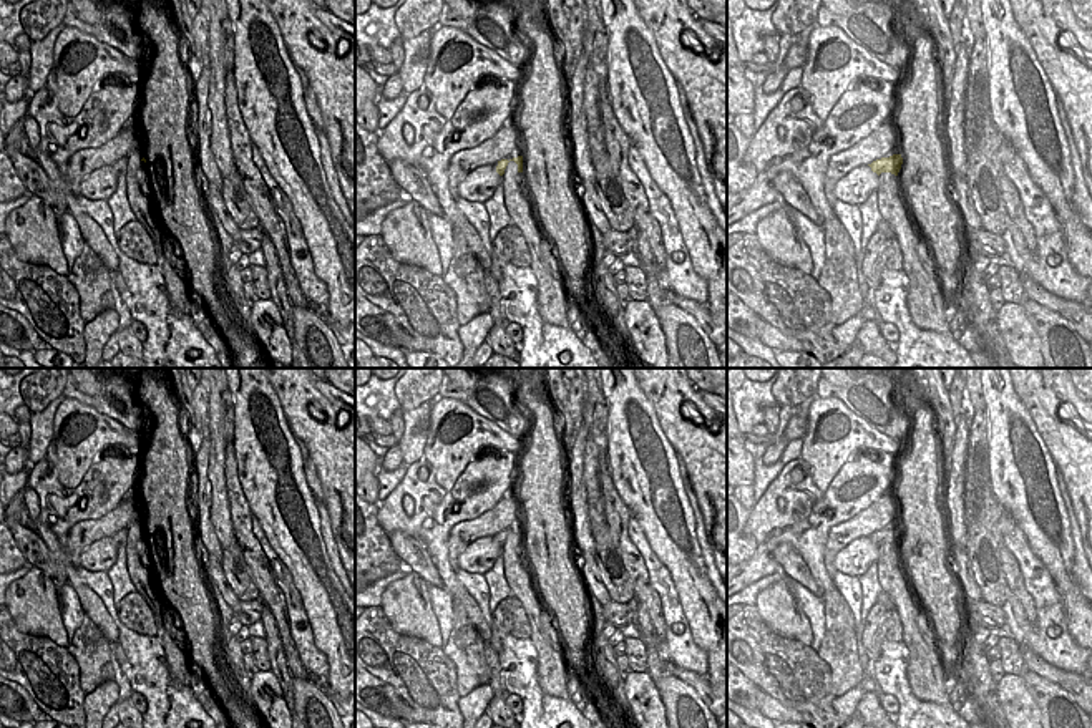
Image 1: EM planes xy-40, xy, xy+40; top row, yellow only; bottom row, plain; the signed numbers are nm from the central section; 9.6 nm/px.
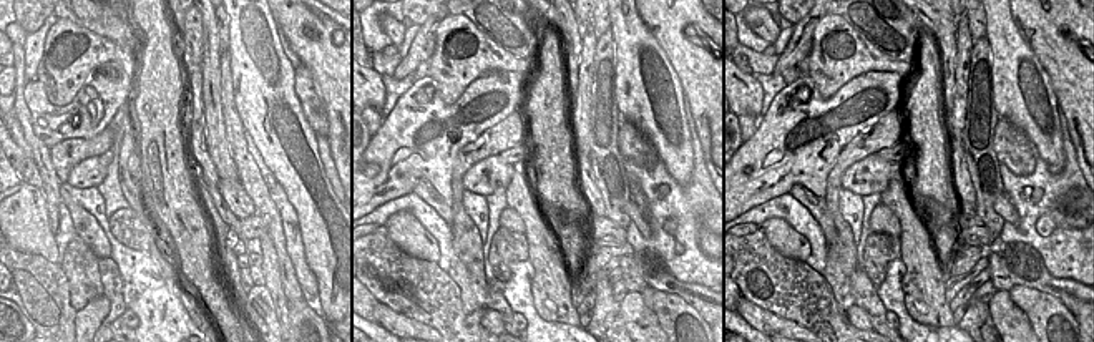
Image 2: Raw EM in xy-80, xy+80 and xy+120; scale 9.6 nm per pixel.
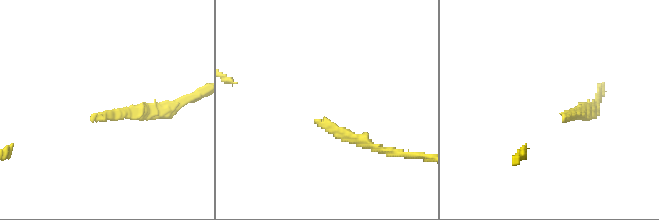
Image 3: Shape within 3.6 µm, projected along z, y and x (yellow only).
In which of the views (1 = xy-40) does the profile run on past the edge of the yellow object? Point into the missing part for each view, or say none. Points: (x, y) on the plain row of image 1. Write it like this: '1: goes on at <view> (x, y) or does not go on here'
1: does not go on here

